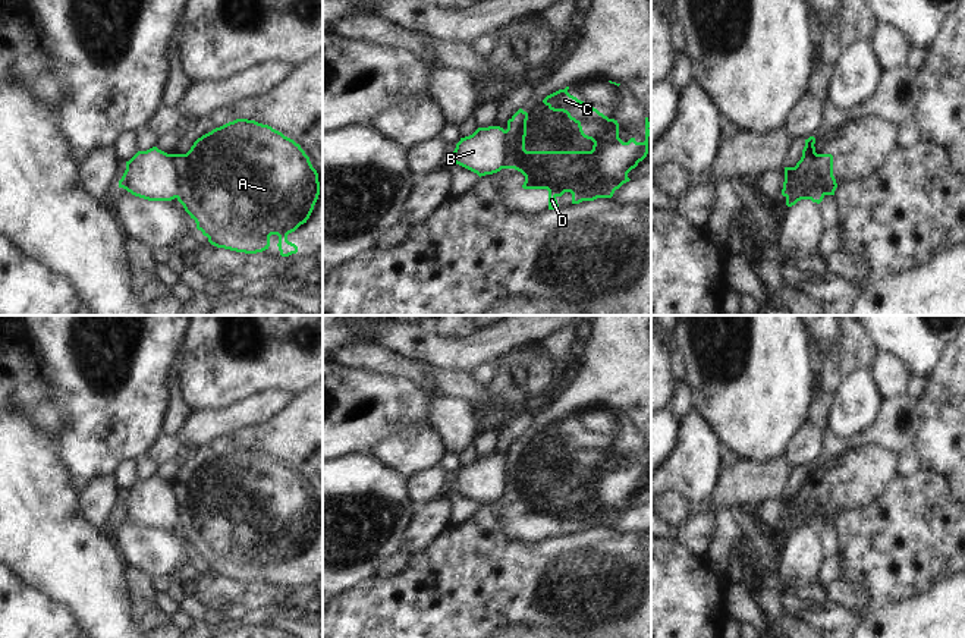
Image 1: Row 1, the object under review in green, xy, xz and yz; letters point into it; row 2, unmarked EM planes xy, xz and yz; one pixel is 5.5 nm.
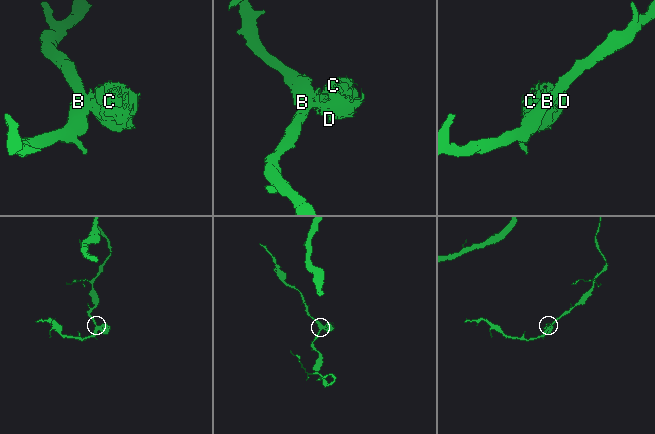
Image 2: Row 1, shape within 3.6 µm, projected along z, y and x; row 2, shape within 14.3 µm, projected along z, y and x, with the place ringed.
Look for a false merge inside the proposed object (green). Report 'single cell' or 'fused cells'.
fused cells

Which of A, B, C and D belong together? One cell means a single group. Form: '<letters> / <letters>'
A C D / B

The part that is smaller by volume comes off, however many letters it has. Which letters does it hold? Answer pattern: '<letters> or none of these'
A, C, D

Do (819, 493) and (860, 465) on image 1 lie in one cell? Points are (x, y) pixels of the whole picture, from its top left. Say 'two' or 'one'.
one

